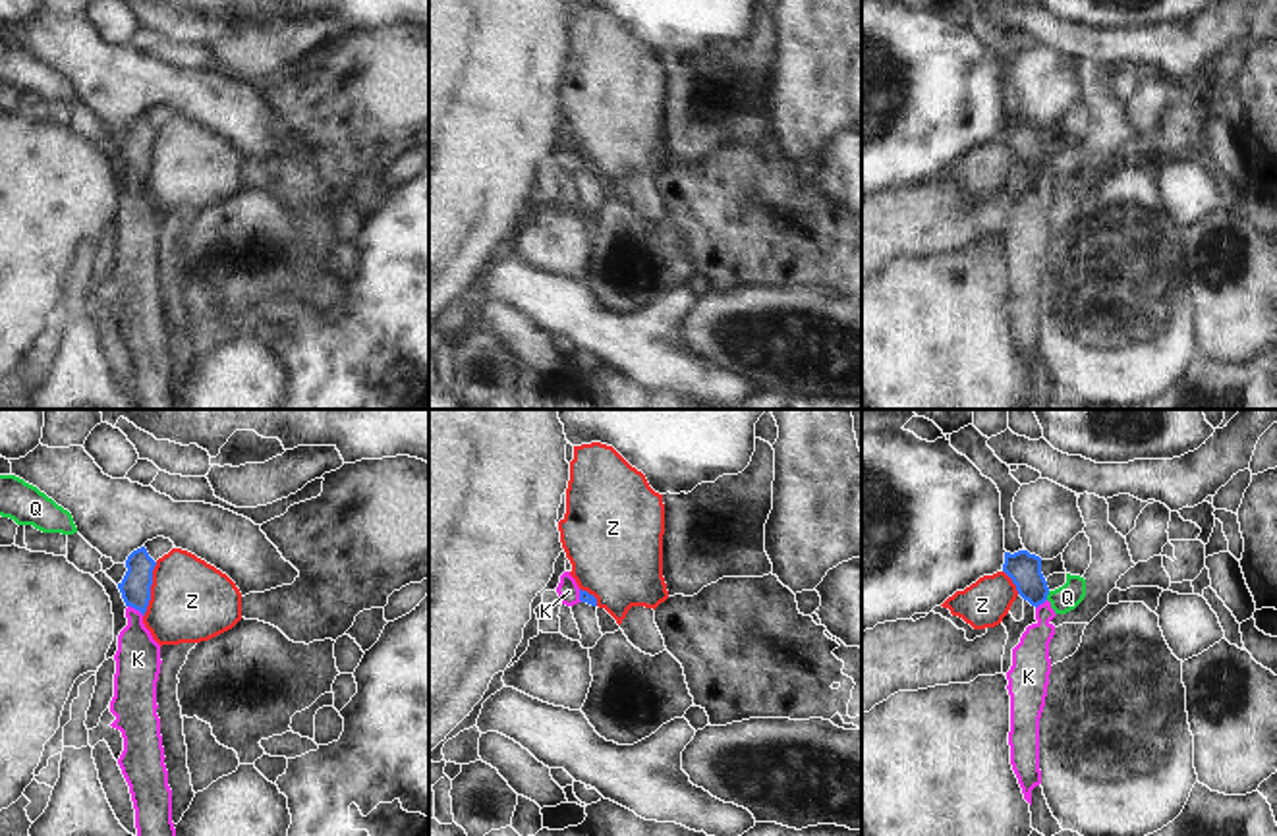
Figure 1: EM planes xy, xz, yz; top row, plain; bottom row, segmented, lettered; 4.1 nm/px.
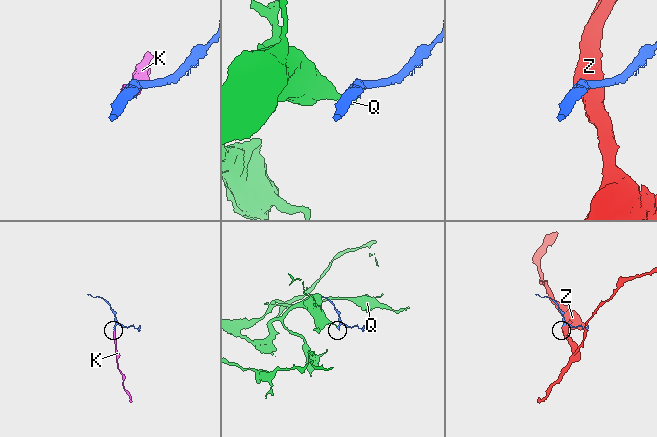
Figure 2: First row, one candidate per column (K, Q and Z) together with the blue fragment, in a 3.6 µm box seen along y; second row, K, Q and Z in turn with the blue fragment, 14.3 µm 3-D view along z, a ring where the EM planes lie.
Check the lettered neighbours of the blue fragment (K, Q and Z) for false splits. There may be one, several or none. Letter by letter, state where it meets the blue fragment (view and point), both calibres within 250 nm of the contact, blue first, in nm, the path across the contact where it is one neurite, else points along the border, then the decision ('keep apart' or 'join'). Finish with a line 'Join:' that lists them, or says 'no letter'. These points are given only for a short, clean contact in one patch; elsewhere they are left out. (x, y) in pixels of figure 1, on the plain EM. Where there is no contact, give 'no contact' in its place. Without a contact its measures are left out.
K: contact xy (136, 176); calibres 130 and 190 nm; way xy (136, 153), (136, 176), (138, 226); join
Q: contact yz (1048, 161); calibres 140 and 110 nm; border yz (1049, 159), (1046, 167); keep apart
Z: contact xy (149, 157); calibres 130 and 340 nm; border xy (157, 130), (151, 141), (151, 167), (143, 184); keep apart
Join: K

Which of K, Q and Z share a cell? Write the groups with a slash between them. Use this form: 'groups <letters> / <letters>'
groups K / Q / Z

